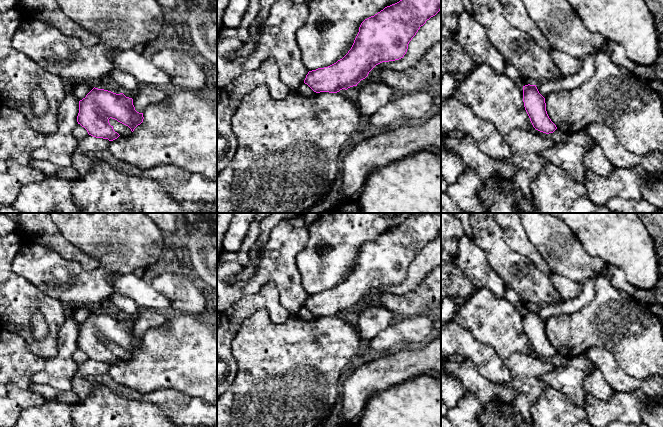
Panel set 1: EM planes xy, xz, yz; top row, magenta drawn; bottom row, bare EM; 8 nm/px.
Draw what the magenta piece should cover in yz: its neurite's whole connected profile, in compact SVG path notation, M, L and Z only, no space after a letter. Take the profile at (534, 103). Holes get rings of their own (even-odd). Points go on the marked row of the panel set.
M536 85L523 86L523 102L533 127L543 133L553 133L557 127L546 111L545 98L539 93Z

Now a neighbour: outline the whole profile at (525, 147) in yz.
M513 129L504 140L511 150L511 155L506 160L518 168L518 172L508 180L524 197L532 199L530 185L539 176L545 163L540 153L555 143L549 138L543 138L523 129Z

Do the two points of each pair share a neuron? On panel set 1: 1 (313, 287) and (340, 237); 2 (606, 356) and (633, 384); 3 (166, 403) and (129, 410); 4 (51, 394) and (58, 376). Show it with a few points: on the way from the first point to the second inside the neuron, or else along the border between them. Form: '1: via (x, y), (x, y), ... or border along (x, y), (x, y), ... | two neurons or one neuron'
1: via (317, 275), (323, 263), (336, 249) | one neuron
2: via (607, 364), (625, 382) | one neuron
3: border along (132, 399), (152, 402), (166, 416) | two neurons
4: border along (32, 384), (49, 384), (59, 390), (70, 390) | two neurons

